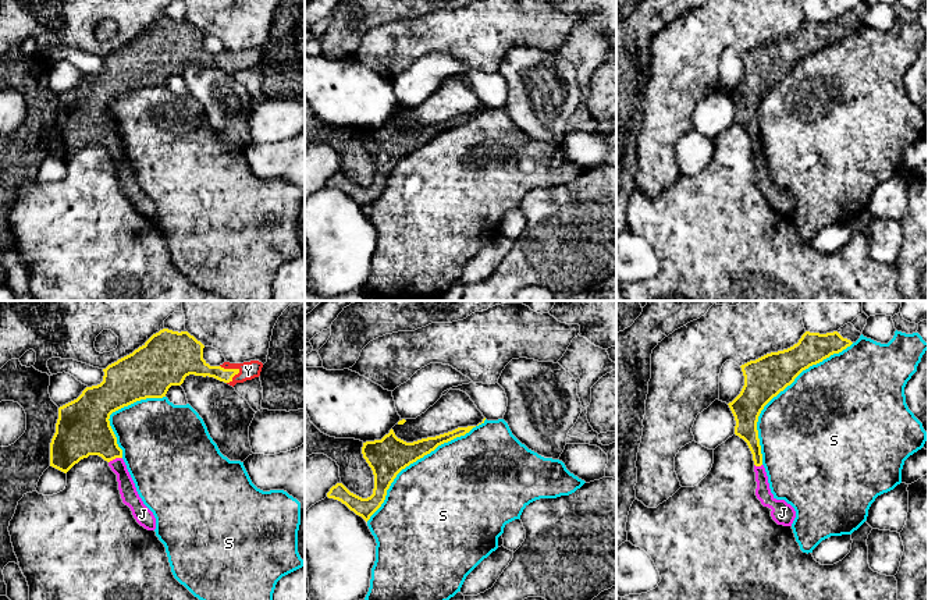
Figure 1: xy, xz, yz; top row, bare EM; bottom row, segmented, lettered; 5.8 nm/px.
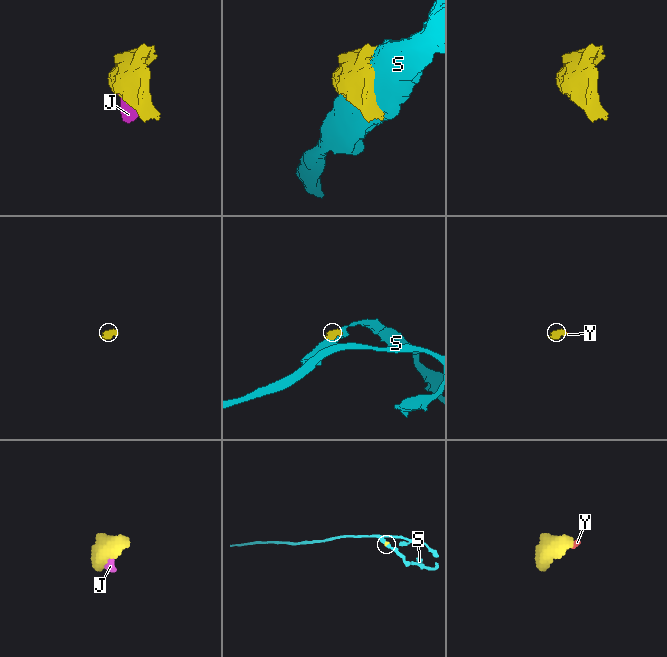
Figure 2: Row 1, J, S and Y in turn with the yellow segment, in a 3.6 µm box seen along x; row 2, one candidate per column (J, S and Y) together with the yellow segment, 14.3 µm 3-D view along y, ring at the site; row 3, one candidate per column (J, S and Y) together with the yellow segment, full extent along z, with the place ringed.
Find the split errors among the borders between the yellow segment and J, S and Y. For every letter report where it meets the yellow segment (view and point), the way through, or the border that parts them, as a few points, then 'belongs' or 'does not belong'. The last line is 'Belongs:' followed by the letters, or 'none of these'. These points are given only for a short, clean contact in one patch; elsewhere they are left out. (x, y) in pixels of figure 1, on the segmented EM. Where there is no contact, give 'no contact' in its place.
J: contact xy (114, 458); belongs
S: contact yz (779, 391); does not belong
Y: contact xy (230, 369); way xy (188, 359), (208, 370), (230, 369), (248, 370); belongs
Belongs: J, Y

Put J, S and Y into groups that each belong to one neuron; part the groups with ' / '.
J Y / S

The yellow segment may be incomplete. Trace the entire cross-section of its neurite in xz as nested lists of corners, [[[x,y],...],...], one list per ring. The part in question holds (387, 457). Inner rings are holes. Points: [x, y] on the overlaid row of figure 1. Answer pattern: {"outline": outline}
{"outline": [[[476,426],[458,427],[452,432],[413,443],[398,439],[391,429],[381,440],[366,441],[362,447],[363,458],[374,475],[373,494],[362,498],[351,493],[342,483],[337,483],[330,489],[327,497],[341,501],[367,522],[384,503],[387,490],[402,469],[430,454],[438,445],[465,436],[473,427]]]}

